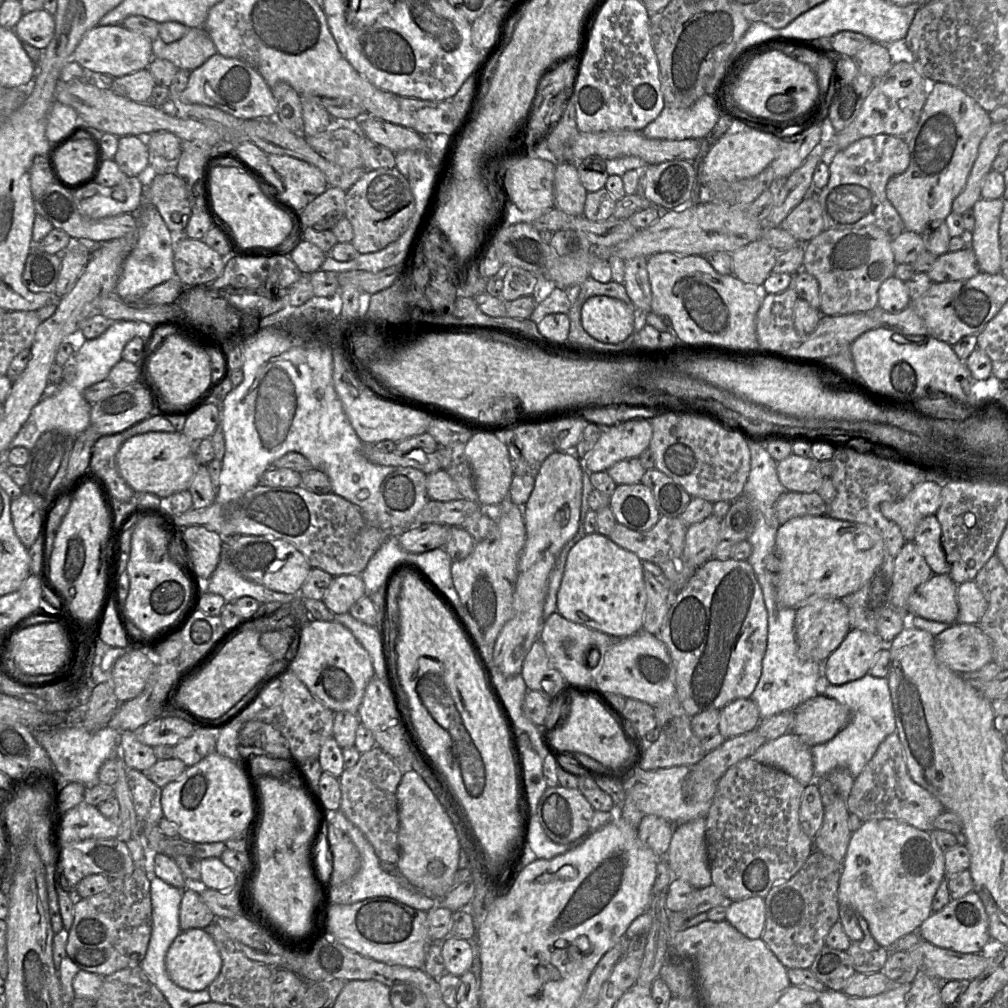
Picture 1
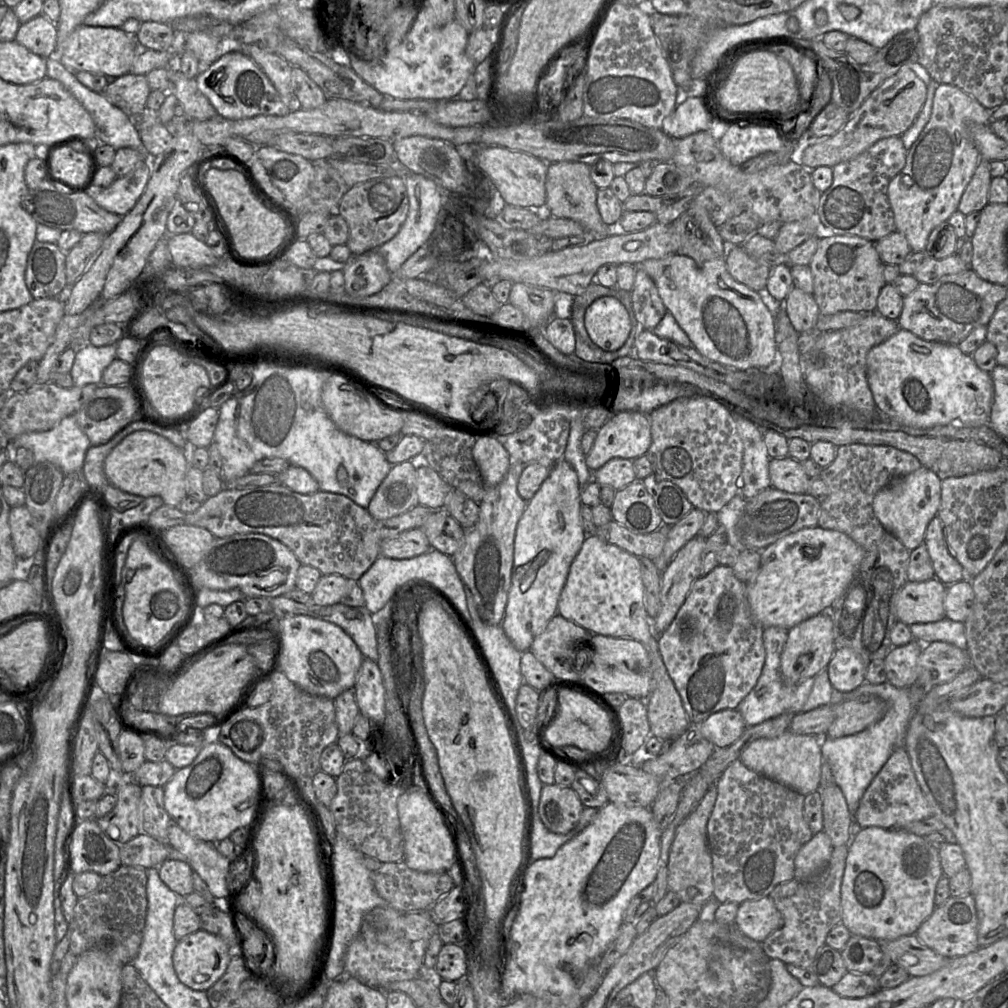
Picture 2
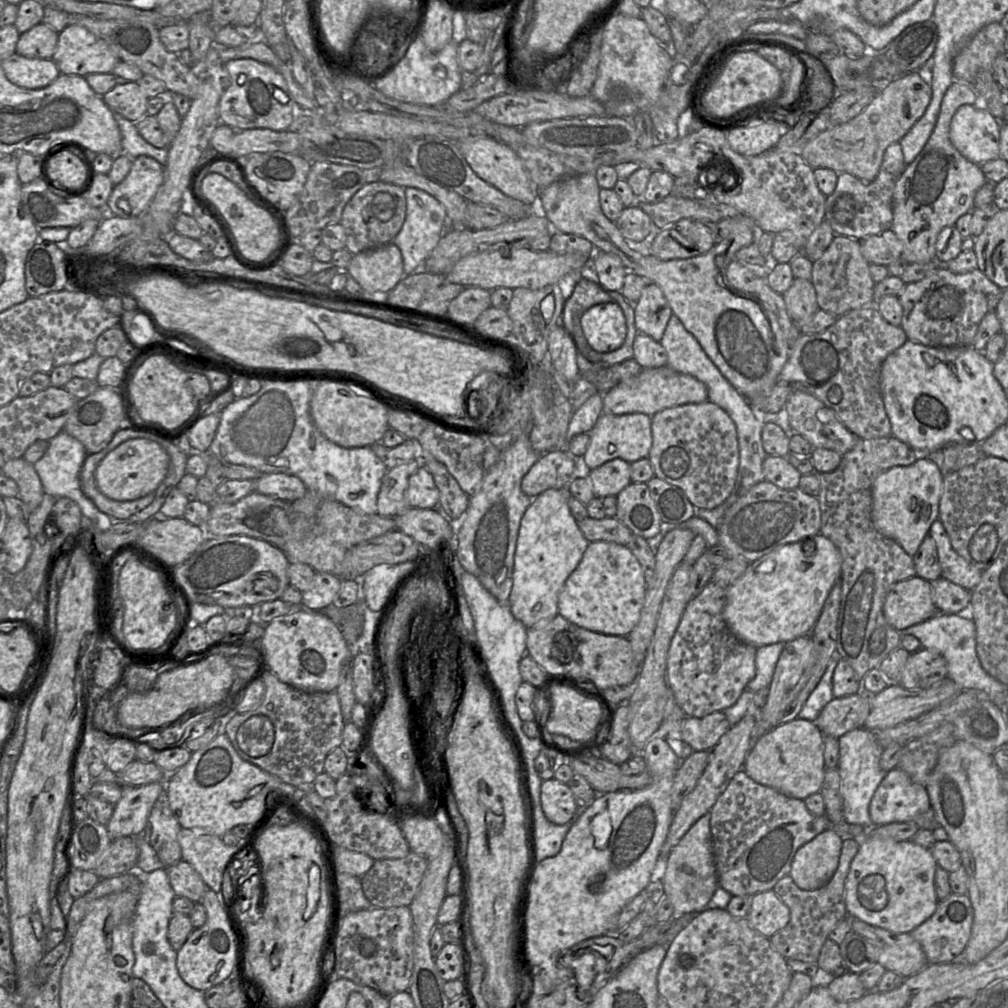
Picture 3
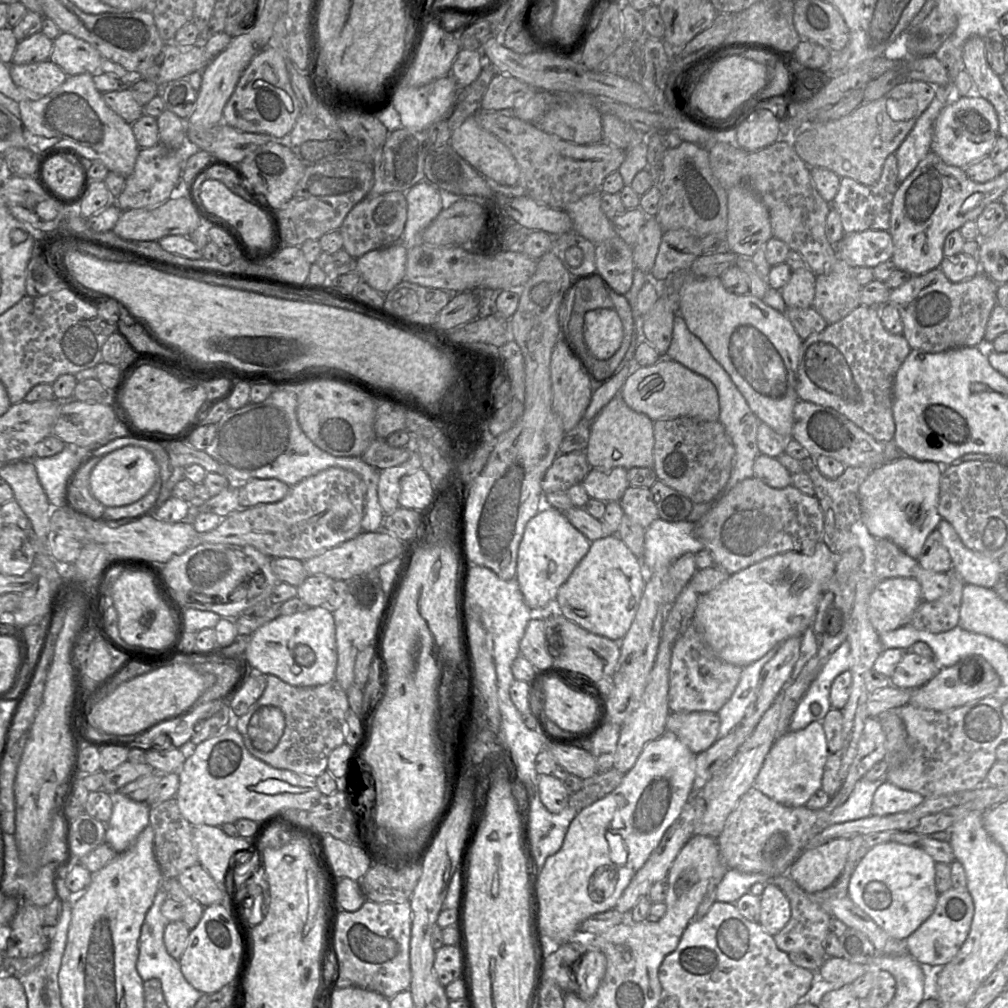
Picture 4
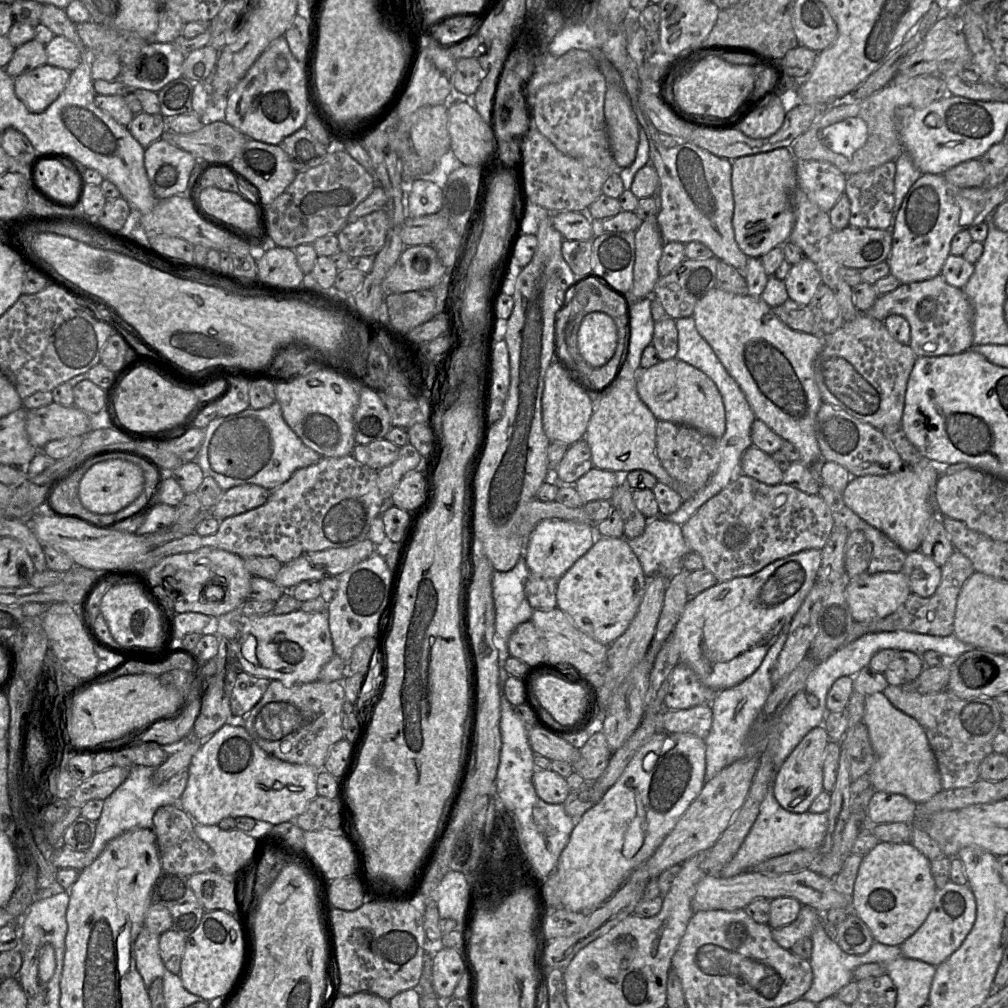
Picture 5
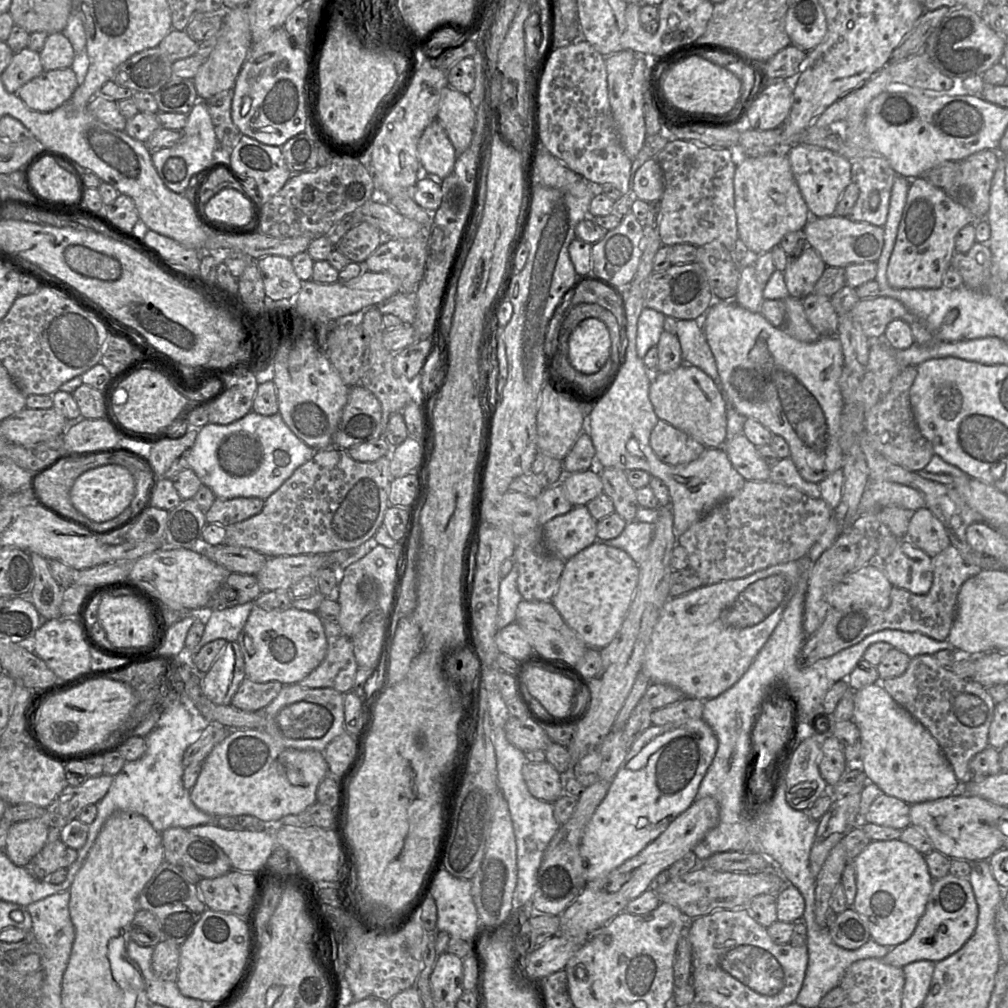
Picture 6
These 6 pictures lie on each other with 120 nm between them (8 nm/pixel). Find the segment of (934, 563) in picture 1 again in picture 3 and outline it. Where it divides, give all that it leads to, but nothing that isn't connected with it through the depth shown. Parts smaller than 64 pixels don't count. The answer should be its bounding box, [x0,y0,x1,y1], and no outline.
[928,520,982,590]

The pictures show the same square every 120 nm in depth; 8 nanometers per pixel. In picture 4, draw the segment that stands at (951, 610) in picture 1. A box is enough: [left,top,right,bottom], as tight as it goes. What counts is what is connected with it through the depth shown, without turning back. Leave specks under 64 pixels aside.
[868,577,923,634]

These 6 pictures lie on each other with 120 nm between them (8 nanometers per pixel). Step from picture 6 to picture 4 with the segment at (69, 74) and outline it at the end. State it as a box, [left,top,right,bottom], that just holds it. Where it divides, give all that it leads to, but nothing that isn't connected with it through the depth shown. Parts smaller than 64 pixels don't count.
[9,59,68,96]

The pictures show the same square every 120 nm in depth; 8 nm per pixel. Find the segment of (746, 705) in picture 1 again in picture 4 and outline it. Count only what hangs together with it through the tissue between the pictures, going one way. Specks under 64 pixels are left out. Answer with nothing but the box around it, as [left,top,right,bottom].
[666,712,720,755]

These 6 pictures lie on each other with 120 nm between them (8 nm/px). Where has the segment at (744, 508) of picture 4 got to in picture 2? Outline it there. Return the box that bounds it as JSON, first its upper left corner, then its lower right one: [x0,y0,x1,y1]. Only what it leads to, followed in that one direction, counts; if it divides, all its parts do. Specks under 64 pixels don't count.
[740,486,820,551]

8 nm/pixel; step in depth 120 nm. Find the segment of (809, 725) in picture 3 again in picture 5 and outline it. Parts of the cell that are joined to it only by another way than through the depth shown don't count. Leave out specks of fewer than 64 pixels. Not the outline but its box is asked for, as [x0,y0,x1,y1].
[773,725,829,813]

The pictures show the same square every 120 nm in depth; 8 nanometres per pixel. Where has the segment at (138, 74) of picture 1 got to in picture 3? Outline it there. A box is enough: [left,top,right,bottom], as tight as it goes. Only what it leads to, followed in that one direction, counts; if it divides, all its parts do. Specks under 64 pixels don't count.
[102,81,148,123]

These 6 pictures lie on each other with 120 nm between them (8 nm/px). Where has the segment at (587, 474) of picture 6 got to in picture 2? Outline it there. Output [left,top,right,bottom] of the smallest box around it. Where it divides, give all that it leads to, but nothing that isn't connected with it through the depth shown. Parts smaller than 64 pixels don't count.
[593,458,637,490]

